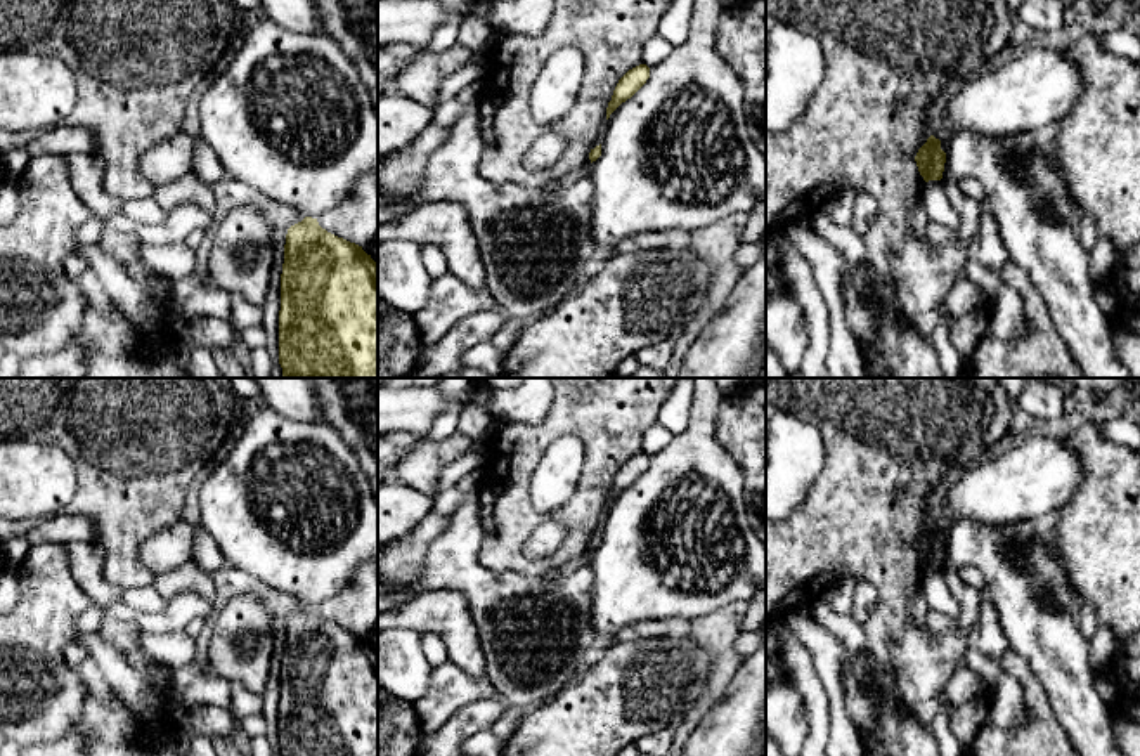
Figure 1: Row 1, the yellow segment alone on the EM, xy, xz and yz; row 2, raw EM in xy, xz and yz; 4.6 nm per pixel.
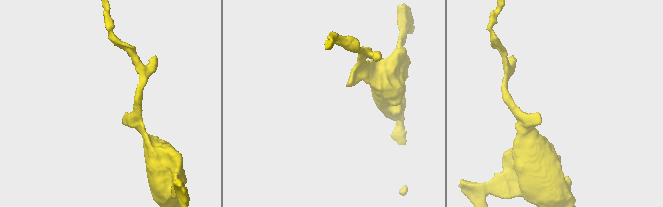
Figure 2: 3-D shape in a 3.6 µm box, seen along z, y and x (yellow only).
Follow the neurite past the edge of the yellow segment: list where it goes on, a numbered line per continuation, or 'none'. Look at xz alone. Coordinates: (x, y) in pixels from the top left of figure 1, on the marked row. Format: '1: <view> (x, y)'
none

